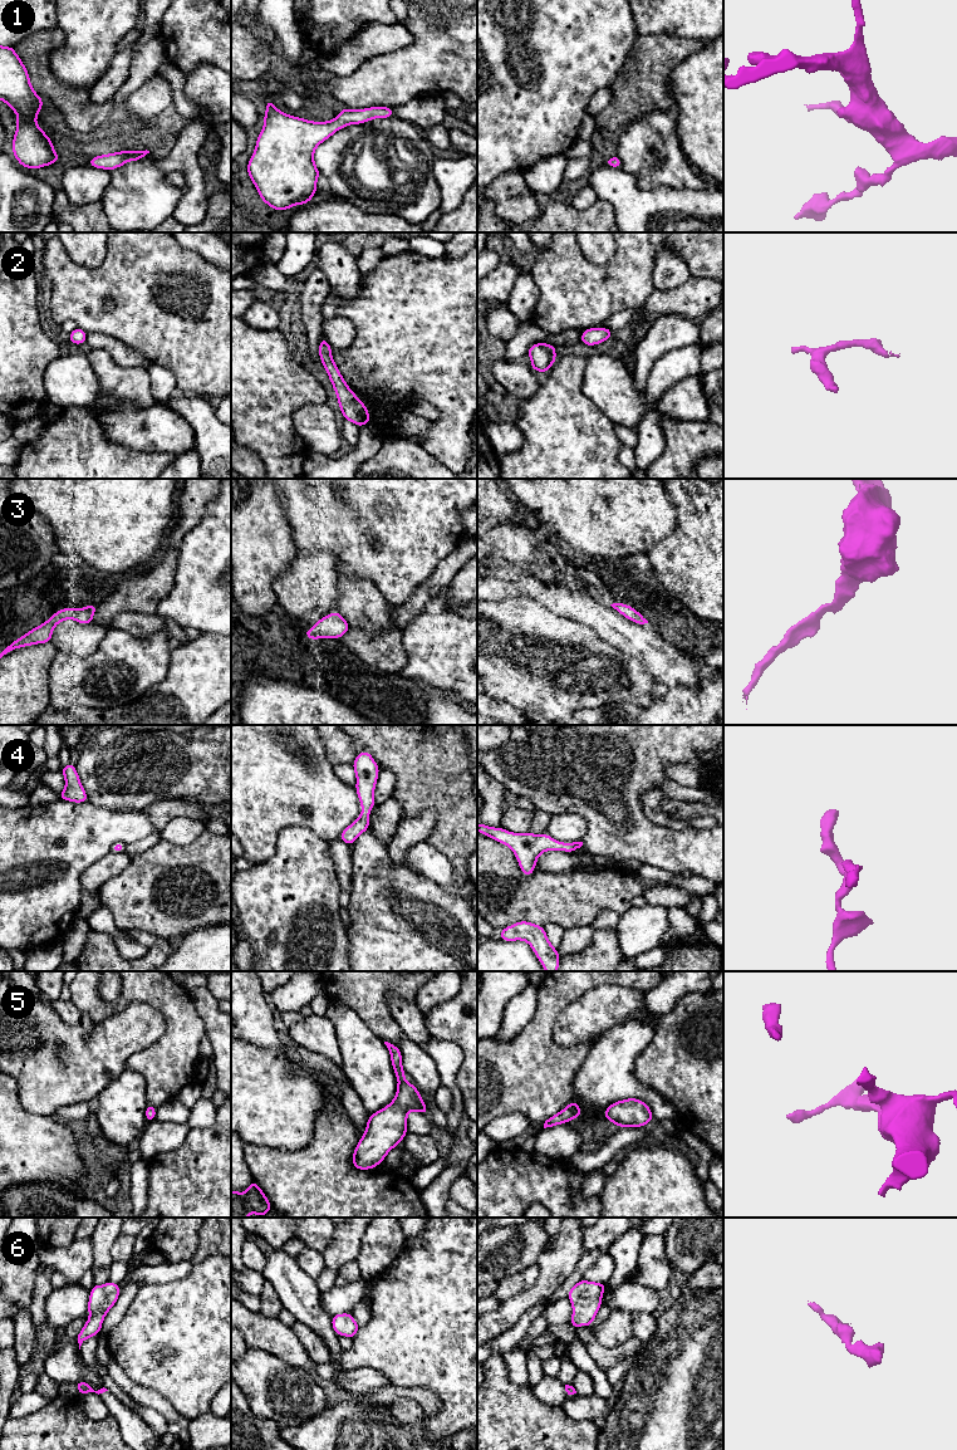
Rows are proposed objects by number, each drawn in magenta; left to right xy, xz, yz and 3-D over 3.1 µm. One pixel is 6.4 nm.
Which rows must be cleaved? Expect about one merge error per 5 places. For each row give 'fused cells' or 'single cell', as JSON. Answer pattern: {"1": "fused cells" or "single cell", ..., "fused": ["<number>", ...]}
{"1": "single cell", "2": "single cell", "3": "single cell", "4": "single cell", "5": "single cell", "6": "single cell", "fused": []}

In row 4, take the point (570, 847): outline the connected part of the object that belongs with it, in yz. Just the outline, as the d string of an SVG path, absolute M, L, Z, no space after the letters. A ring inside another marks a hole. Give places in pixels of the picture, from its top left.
M477 823L477 831L500 843L509 846L520 864L520 868L525 876L531 876L538 857L545 851L564 851L575 852L583 846L583 842L563 843L553 839L546 833L511 833L504 828L494 828L481 823Z

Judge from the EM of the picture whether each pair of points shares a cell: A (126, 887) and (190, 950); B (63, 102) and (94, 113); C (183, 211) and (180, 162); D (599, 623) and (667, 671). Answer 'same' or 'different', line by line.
A: different
B: same
C: same
D: same

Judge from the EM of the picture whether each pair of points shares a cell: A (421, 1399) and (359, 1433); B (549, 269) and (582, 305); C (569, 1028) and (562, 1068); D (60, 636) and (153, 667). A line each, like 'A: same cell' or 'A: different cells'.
A: same cell
B: same cell
C: different cells
D: different cells

